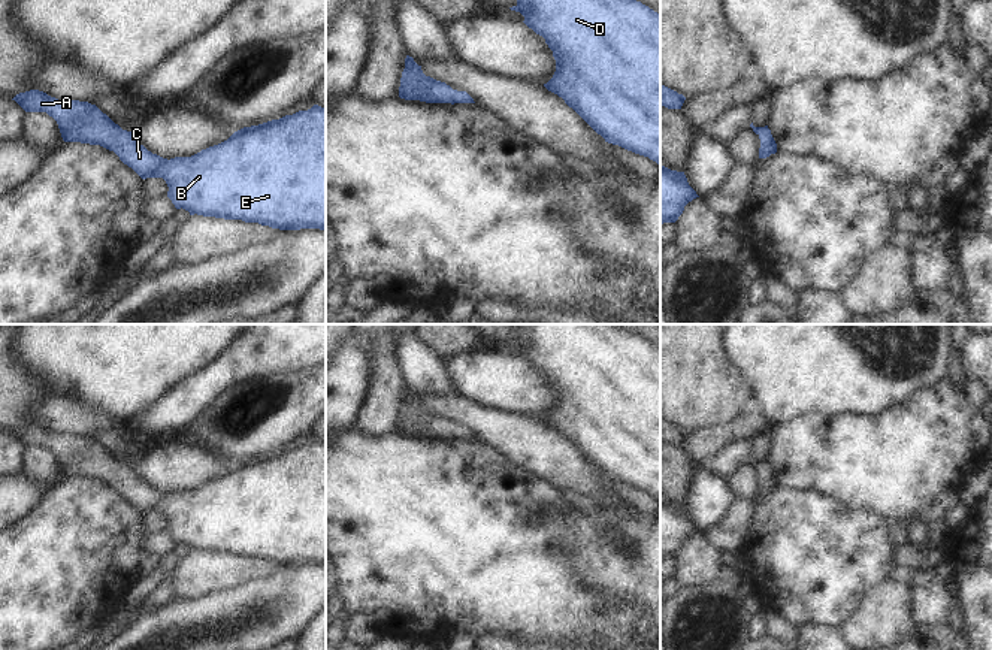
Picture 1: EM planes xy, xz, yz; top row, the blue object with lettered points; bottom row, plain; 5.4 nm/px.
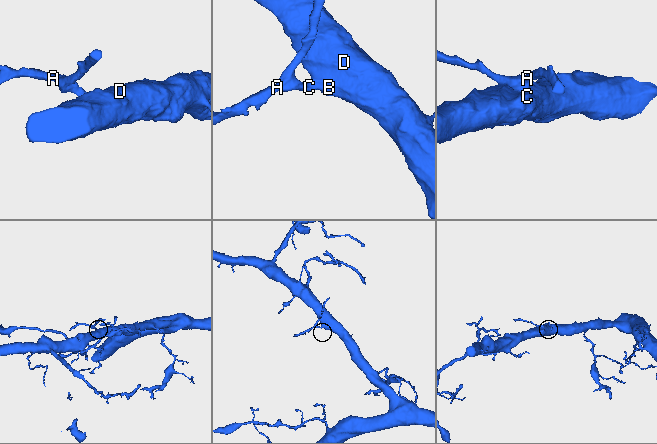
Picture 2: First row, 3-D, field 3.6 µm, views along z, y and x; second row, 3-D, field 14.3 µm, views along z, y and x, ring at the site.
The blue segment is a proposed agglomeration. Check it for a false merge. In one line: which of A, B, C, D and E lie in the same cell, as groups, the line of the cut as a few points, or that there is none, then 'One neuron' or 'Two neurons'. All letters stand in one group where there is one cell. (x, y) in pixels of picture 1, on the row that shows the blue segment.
Groups: A B C D E. No split. One neuron

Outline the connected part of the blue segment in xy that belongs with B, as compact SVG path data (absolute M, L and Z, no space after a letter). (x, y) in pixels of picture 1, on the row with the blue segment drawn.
M39 90L19 93L12 100L25 112L46 112L52 117L58 124L64 142L100 145L114 151L142 179L163 178L169 187L167 197L175 208L182 208L190 215L242 220L279 230L326 230L326 108L314 105L308 111L299 111L258 126L244 127L235 131L227 140L202 149L191 157L167 160L139 145L131 131L123 130L96 105L88 102L58 100Z

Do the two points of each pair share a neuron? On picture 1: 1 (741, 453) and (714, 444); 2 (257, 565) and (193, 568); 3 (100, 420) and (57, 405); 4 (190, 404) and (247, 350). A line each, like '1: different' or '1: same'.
1: different
2: same
3: same
4: same

